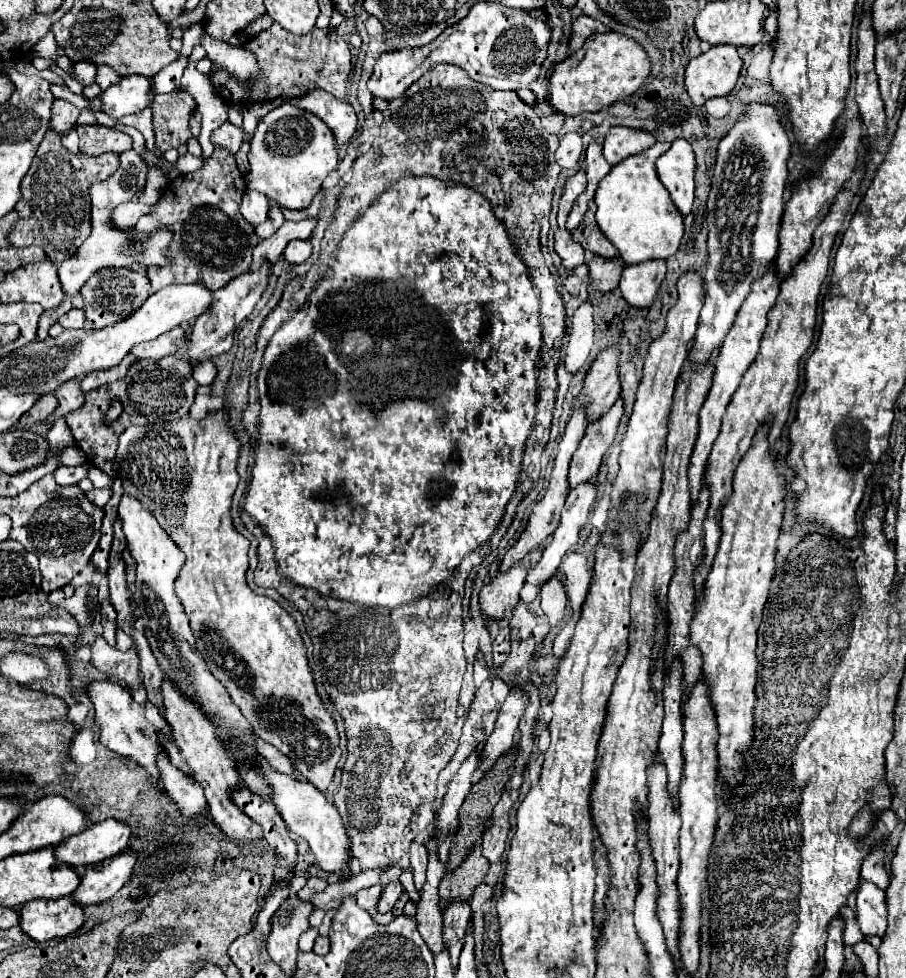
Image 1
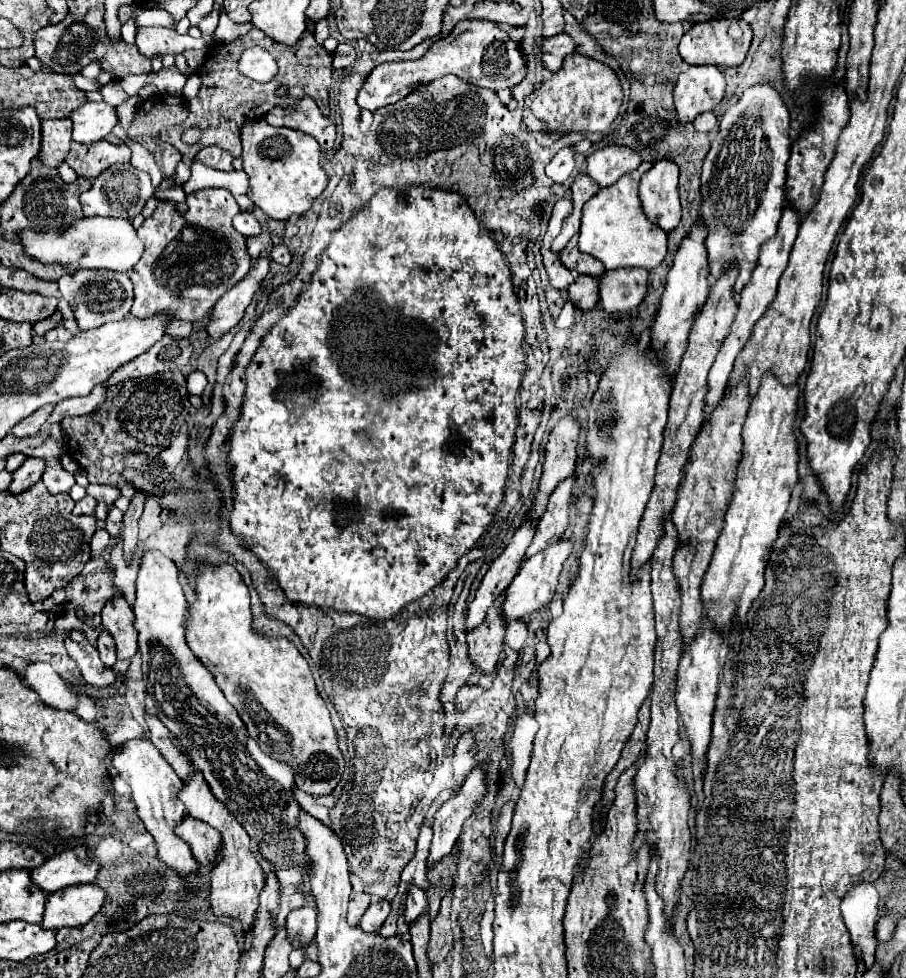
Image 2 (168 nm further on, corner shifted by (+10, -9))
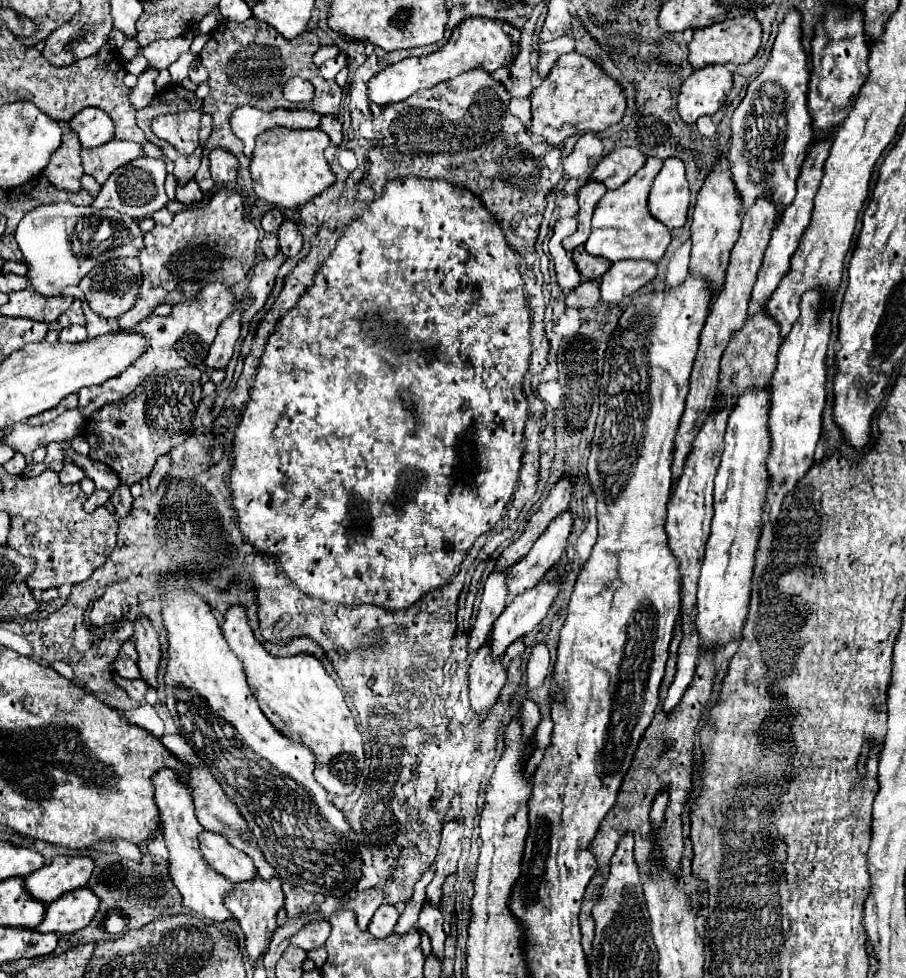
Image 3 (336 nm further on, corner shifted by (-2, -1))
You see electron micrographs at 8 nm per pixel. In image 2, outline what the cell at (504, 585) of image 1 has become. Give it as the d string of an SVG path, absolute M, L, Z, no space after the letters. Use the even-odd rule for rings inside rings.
M494 605L488 609L488 619L476 631L470 631L468 641L468 659L474 669L484 675L492 675L498 667L500 653L504 649L506 627L500 623L500 607Z

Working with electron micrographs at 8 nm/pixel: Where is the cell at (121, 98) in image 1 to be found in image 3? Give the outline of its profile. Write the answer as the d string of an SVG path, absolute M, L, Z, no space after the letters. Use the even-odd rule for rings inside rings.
M86 107L70 121L70 129L78 135L82 147L98 147L114 137L114 123L98 107Z

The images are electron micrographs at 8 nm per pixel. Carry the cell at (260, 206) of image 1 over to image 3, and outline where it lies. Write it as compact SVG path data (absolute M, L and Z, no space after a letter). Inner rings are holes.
M272 209L272 211L264 213L264 217L262 217L262 229L264 231L278 231L282 221L284 221L282 213L278 209Z

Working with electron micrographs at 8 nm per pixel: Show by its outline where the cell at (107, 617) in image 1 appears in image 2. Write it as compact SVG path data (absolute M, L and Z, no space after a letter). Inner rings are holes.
M102 631L98 637L98 651L100 651L100 659L104 663L104 667L112 667L116 661L116 645L112 635L108 635L108 631Z

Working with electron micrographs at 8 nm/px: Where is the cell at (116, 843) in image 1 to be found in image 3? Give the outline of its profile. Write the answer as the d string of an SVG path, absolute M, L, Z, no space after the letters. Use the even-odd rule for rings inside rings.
M58 855L52 863L44 865L40 871L34 871L24 881L24 887L36 899L52 903L66 891L80 889L88 883L94 871L92 857L66 857Z

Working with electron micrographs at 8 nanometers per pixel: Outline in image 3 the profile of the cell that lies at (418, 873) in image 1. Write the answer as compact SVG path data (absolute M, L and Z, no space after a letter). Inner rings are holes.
M424 903L418 925L420 925L420 927L428 933L428 937L432 939L432 953L434 953L438 959L442 959L446 933L444 933L444 929L442 929L442 913L440 913L440 909L438 909L438 907L432 907L432 903Z

